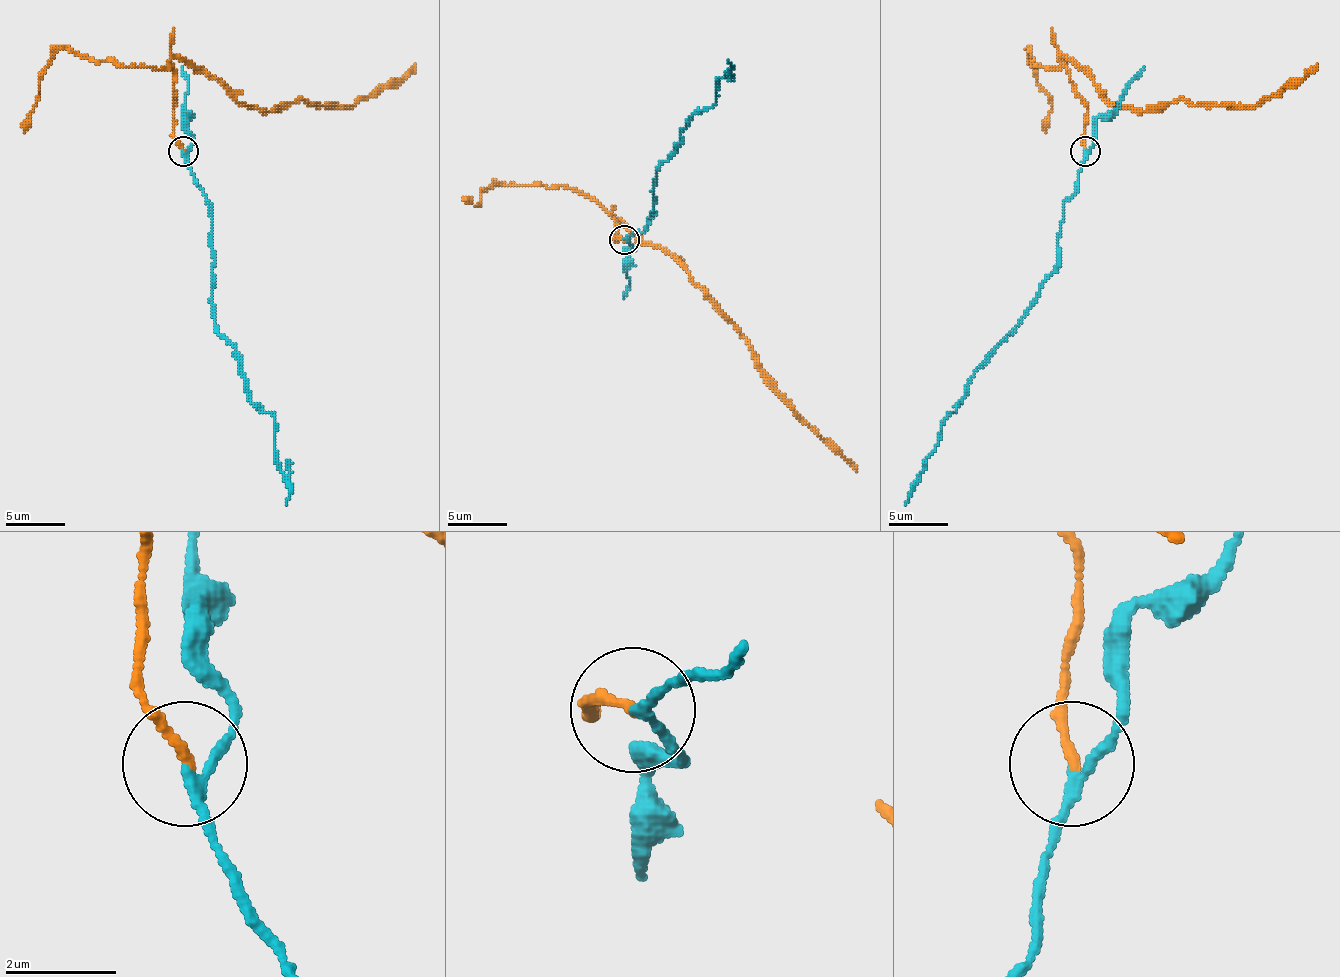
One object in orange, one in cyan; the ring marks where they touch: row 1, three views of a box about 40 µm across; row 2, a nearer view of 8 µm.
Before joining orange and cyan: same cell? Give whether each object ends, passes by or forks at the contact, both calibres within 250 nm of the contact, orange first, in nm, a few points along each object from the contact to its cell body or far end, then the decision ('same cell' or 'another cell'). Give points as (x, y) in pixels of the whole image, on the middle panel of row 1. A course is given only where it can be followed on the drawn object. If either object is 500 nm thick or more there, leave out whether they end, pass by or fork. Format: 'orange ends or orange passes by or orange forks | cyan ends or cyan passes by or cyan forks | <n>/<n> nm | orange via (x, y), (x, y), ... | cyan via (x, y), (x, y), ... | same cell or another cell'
orange ends | cyan passes by | 170/150 nm | orange via (623, 239), (615, 239), (615, 242), (615, 218), (680, 266), (743, 337), (761, 376), (856, 471) | cyan via (623, 239), (653, 218), (656, 170), (677, 149), (689, 119), (716, 102), (728, 60) | another cell

